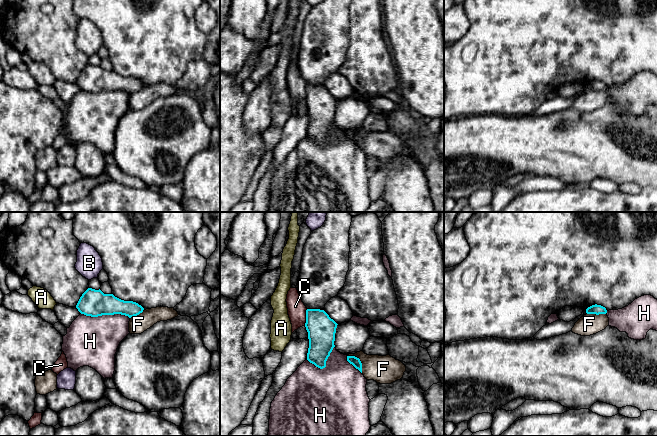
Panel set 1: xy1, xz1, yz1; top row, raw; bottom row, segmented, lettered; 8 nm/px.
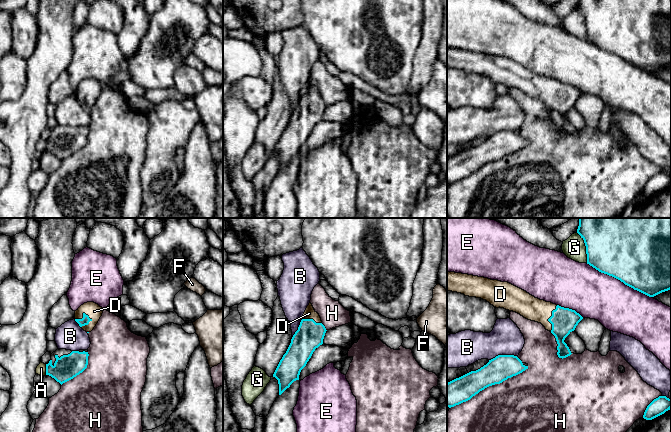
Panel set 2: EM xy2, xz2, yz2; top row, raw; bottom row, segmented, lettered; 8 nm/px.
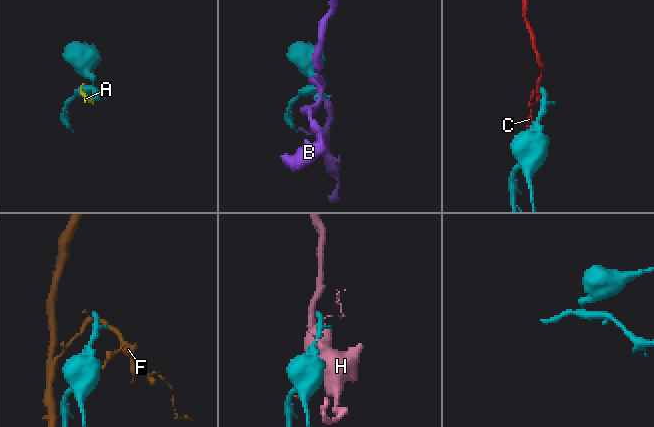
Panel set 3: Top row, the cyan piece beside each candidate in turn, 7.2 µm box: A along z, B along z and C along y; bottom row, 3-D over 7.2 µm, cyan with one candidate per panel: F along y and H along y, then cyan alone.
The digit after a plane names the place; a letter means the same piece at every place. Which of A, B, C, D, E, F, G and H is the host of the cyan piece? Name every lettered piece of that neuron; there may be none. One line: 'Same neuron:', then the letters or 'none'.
Same neuron: D

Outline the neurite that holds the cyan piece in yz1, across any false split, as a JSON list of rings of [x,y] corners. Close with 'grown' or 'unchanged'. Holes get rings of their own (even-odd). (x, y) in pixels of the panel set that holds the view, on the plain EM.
[[[595,80],[595,81],[588,83],[586,85],[586,89],[599,91],[599,90],[606,90],[607,86],[605,83]]]; unchanged

